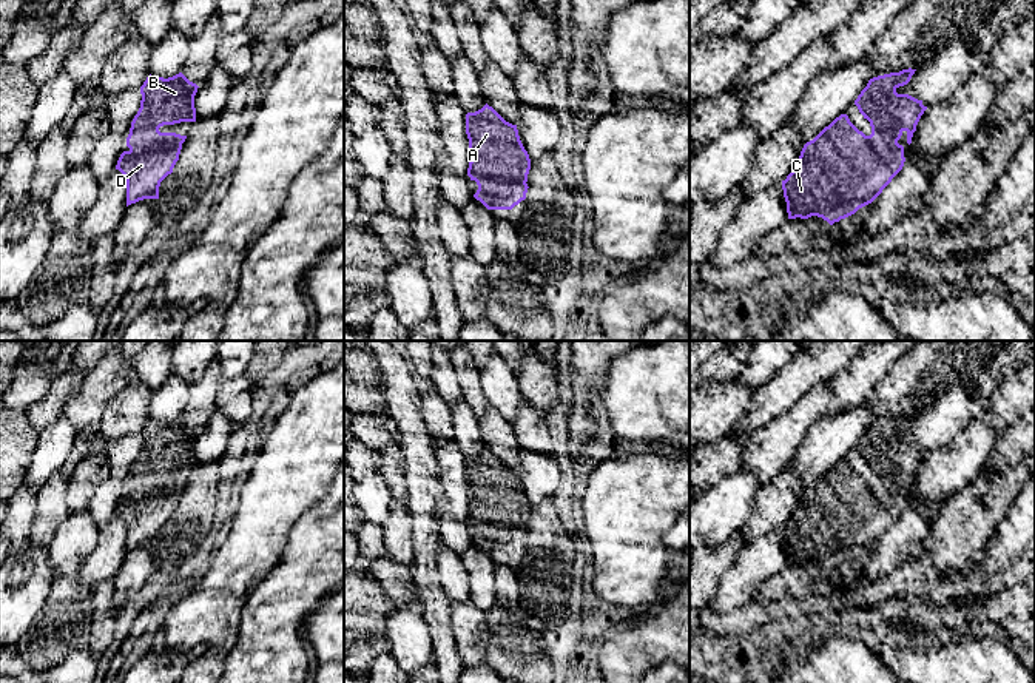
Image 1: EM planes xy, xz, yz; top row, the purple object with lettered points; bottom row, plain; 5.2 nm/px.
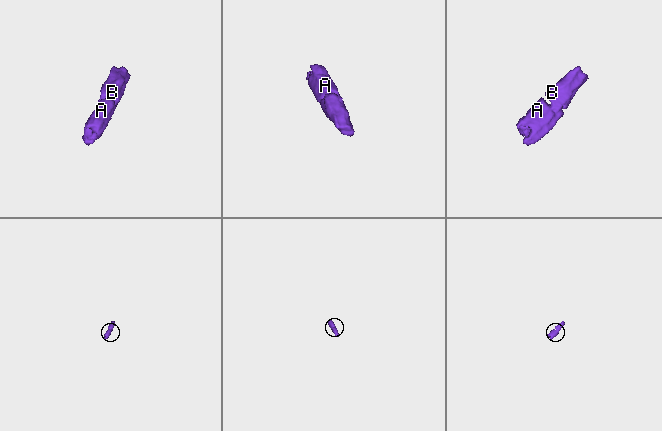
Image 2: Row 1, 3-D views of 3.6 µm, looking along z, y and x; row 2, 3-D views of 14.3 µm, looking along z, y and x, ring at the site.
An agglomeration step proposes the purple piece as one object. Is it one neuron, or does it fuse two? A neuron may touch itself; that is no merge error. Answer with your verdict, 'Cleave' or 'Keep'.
Keep

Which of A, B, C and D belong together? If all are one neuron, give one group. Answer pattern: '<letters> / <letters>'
A B C D

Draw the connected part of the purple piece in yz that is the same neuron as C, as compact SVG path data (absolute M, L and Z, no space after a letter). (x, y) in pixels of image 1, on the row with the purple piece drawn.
M915 71L873 77L861 91L855 105L870 122L870 136L841 114L804 145L796 168L782 180L788 219L818 216L833 225L871 204L902 170L898 140L905 131L912 143L927 109L922 100L896 93Z

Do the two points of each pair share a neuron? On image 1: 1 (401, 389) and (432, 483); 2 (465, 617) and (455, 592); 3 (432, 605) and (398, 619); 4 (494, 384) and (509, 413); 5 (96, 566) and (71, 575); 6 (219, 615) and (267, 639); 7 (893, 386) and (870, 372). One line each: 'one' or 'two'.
1: one
2: two
3: two
4: one
5: two
6: two
7: two

